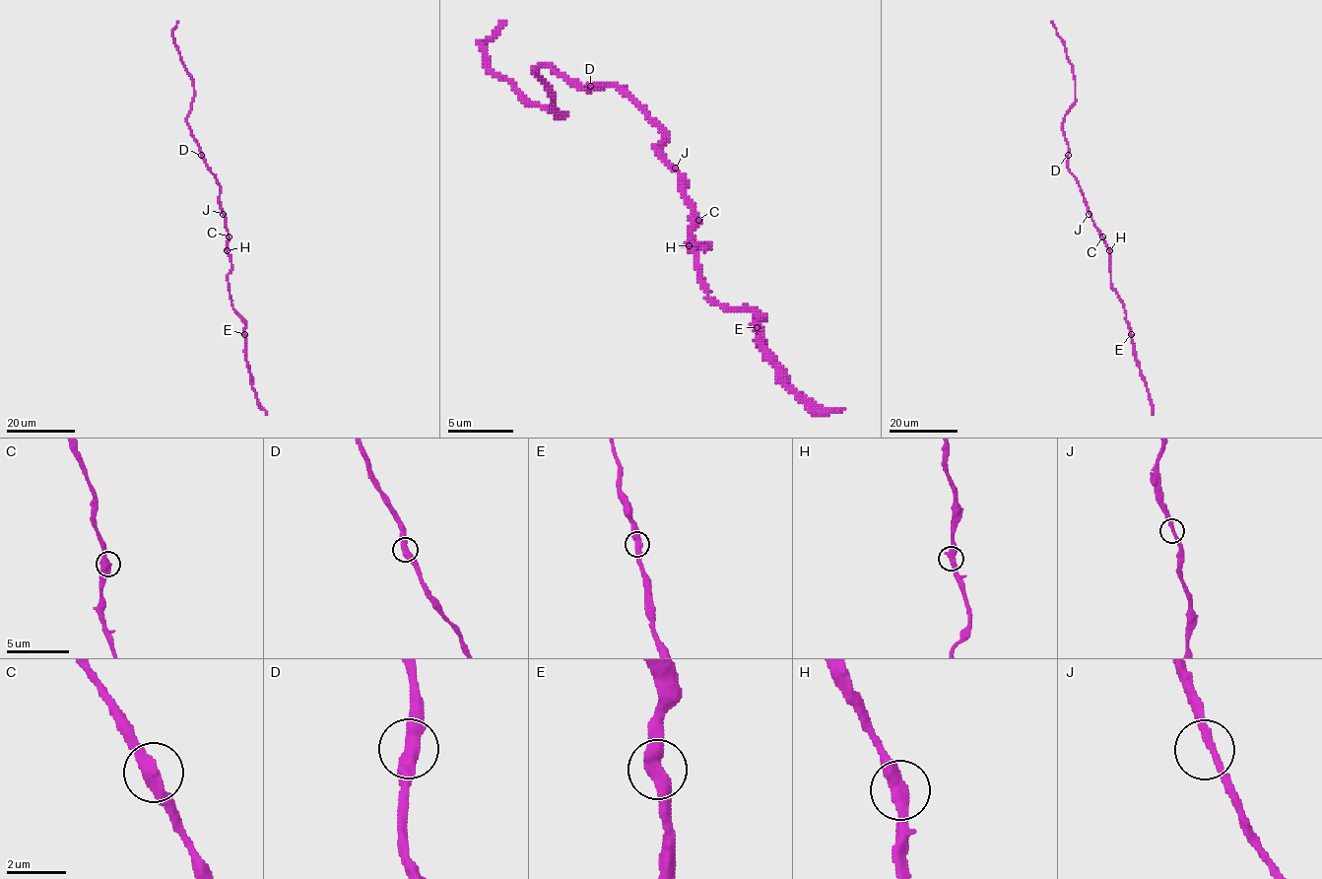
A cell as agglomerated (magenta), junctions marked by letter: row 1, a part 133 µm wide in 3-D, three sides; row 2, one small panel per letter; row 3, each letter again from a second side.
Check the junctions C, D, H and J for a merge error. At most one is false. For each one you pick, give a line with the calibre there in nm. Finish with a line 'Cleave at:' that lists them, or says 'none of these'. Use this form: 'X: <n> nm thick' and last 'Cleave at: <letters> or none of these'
Cleave at: none of these

